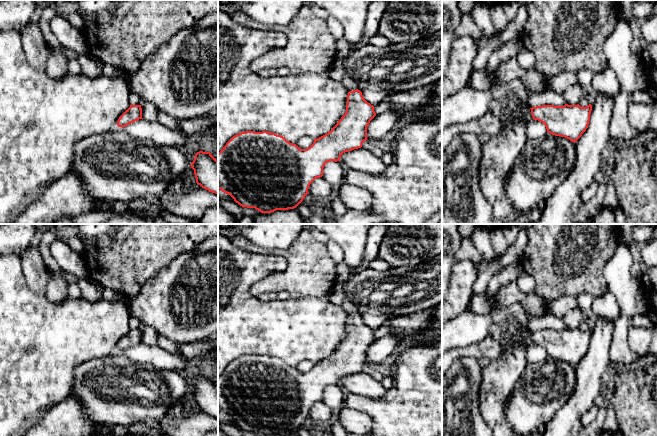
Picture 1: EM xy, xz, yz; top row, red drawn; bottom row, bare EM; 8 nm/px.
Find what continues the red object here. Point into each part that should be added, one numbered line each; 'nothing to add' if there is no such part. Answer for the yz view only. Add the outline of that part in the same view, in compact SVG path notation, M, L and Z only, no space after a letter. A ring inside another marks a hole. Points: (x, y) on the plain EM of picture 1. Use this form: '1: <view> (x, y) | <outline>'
1: yz (527, 340) | M526 331L523 335L523 345L524 347L530 346L533 344L531 333L529 331Z

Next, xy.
nothing to add

